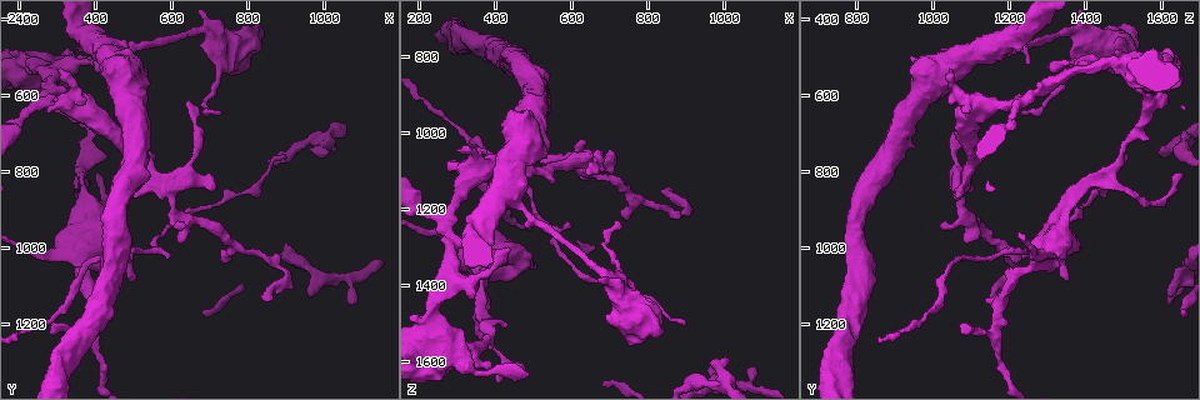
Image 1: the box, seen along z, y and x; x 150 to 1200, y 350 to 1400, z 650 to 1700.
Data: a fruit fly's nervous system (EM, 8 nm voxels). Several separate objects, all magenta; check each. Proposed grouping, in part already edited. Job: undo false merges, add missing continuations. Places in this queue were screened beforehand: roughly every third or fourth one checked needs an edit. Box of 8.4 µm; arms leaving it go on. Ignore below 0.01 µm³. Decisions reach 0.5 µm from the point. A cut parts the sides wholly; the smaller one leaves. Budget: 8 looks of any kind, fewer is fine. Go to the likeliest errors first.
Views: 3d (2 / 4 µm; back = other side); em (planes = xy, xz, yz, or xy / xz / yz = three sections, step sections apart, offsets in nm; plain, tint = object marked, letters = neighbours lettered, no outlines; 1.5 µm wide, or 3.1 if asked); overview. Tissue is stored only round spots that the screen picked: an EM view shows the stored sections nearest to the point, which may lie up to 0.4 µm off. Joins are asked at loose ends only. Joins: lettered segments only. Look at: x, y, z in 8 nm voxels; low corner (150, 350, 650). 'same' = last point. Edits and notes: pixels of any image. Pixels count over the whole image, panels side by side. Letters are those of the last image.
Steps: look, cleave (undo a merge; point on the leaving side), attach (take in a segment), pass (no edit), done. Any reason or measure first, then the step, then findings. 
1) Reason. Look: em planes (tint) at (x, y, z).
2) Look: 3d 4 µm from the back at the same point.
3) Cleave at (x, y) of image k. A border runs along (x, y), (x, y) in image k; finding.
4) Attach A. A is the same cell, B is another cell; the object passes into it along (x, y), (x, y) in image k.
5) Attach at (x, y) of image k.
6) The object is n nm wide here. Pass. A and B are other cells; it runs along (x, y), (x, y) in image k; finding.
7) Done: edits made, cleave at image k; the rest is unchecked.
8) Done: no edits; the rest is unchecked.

An open end. Look: em planes (tint) at (305, 535, 1040).

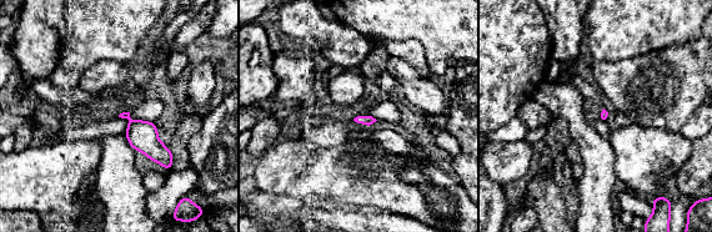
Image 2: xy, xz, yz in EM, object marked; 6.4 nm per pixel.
Look: em planes (letters) at the same point.

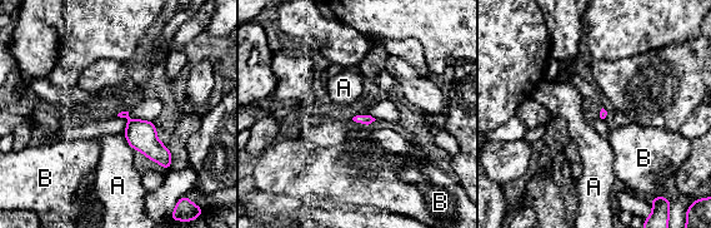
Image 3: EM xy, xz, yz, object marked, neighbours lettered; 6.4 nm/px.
Pass. A and B are other cells; none of them fits.

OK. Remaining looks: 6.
Free end. Look: em xz step 4 (tint) at (955, 1130, 1615).

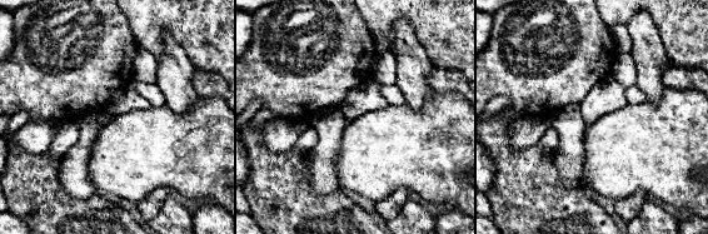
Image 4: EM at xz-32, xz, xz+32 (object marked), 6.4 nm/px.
Look: em planes (letters) at the same point.

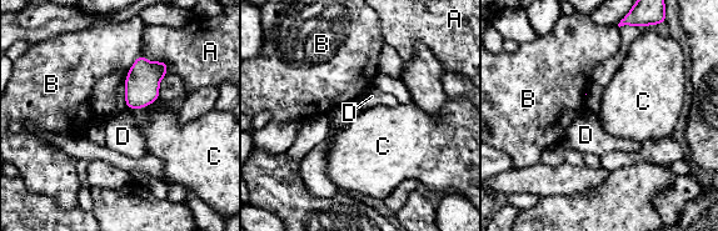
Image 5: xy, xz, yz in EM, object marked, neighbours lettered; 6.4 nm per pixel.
Pass. A, B, C and D are other cells; a border runs along (140, 53), (126, 73) in image 5; none of them fits.

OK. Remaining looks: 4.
Branch stops here. Look: 3d 4 µm at (895, 755, 1500).

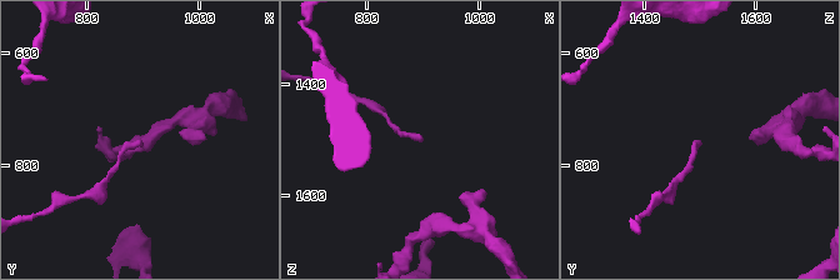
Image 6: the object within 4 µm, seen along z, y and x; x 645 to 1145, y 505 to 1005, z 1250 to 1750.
Look: em planes (letters) at (900, 755, 1500).

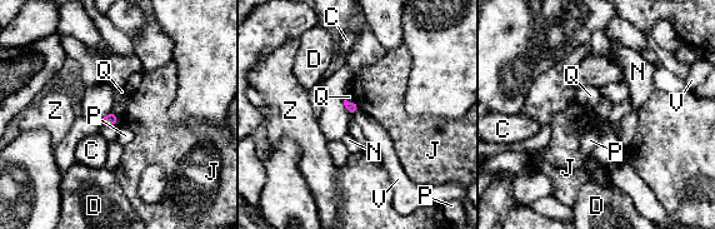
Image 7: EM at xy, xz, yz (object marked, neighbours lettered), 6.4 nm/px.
The longest contact is with N, 110 nm. Pass. C, D, J, N, P, Q, V and Z are other cells; a border runs along (113, 110), (119, 118) in image 7; no lettered segment goes on from it.

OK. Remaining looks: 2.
Done: no edits; the rest is unchecked.

